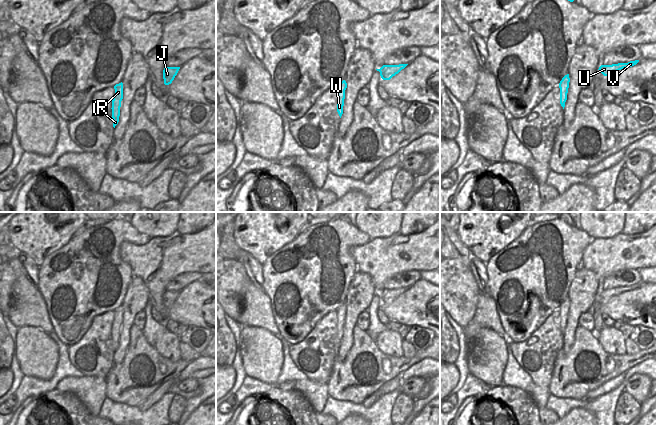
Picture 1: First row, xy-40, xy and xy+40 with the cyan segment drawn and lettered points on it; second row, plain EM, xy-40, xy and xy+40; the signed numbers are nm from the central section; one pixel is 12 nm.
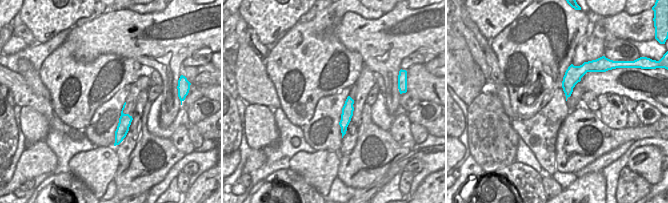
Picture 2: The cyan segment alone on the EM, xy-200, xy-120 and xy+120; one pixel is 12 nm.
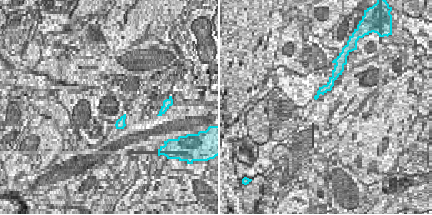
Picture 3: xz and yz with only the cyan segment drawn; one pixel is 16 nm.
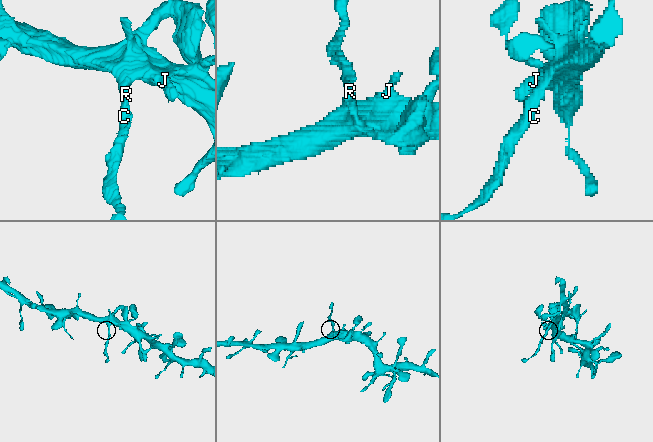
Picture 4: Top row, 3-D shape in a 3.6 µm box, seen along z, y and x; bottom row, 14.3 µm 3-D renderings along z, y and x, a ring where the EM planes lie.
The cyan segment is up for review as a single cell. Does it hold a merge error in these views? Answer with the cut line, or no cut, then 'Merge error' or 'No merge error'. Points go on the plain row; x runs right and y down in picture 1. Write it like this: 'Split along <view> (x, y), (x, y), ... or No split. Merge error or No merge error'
Split along xy+40 (568, 308), (561, 307), (559, 309). Merge error

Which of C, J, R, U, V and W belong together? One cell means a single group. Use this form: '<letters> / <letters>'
C R W / J U V

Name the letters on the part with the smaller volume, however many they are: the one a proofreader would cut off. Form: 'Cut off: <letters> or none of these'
Cut off: C, R, W

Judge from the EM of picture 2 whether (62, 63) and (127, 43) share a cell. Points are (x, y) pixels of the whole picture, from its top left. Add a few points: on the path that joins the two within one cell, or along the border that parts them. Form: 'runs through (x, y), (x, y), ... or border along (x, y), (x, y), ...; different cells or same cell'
border along (67, 39), (77, 61), (97, 58); different cells

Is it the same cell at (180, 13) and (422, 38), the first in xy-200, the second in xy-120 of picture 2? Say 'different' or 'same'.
same

